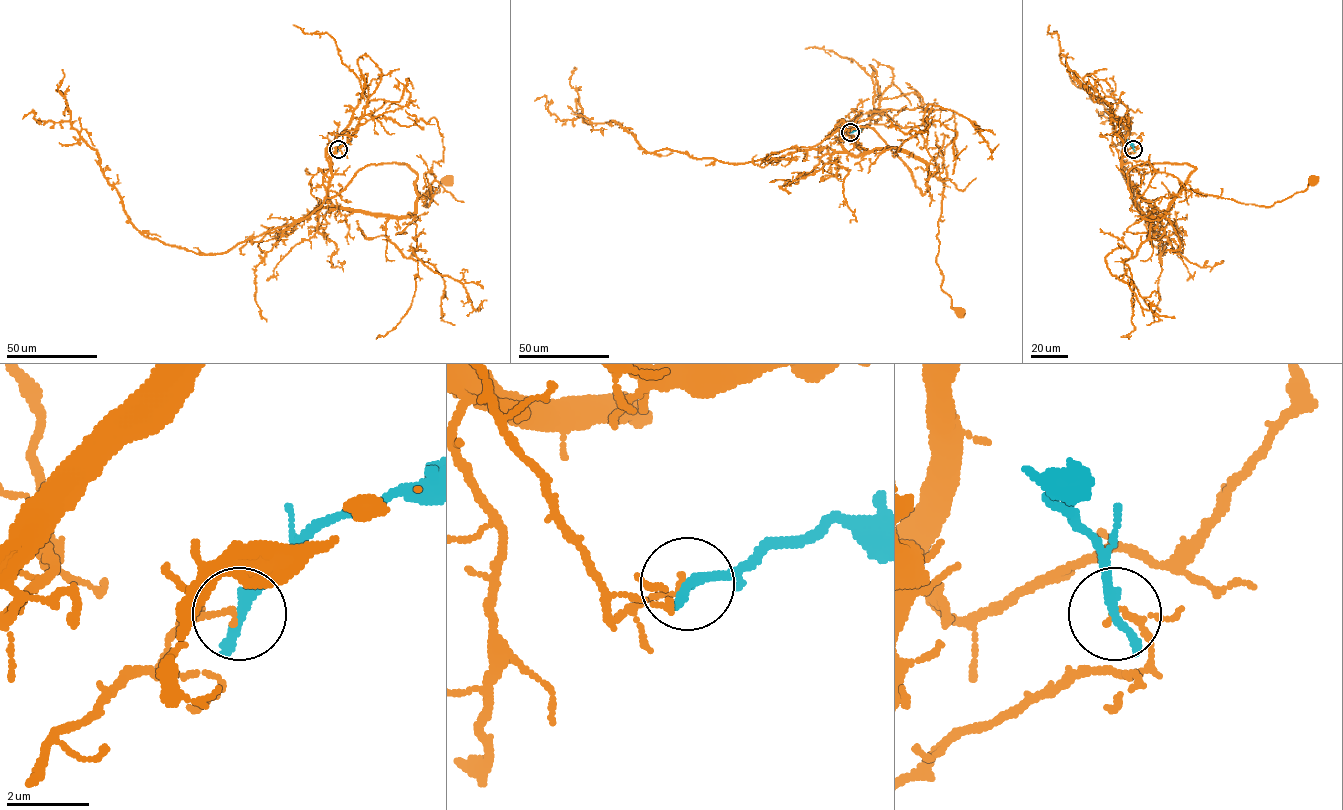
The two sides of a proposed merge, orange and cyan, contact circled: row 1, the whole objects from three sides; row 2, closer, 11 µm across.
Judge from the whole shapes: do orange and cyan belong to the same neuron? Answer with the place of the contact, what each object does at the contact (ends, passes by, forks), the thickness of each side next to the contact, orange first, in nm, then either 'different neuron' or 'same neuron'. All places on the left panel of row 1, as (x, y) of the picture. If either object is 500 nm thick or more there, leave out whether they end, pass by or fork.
at (338, 149); orange ends there; cyan ends there; 130 nm thick on the orange side, 320 nm on the other; different neuron

